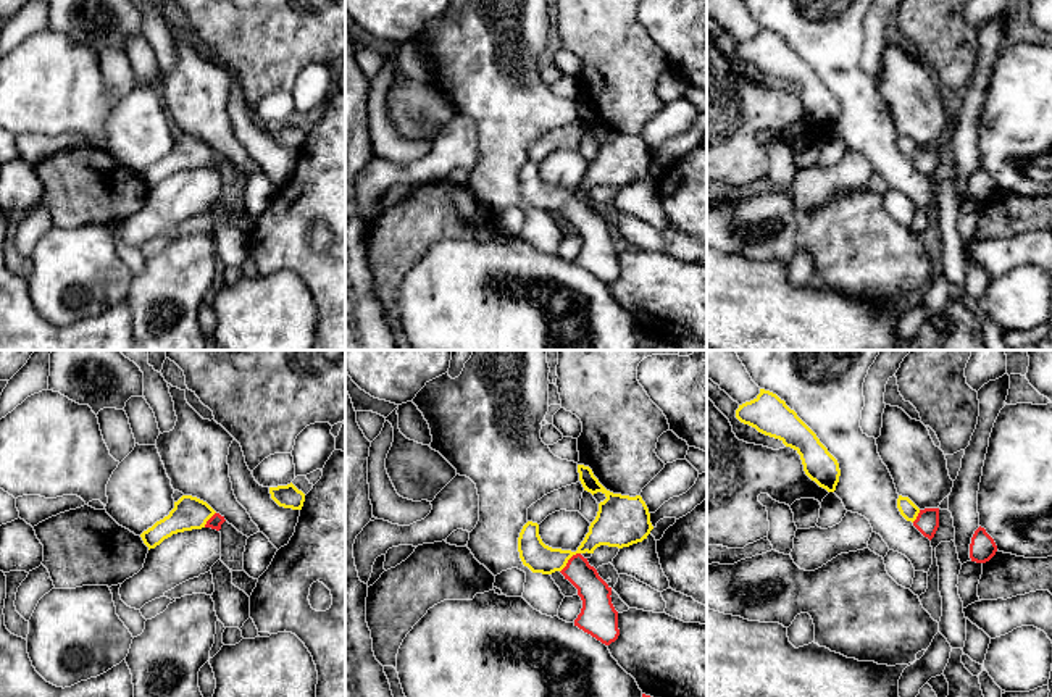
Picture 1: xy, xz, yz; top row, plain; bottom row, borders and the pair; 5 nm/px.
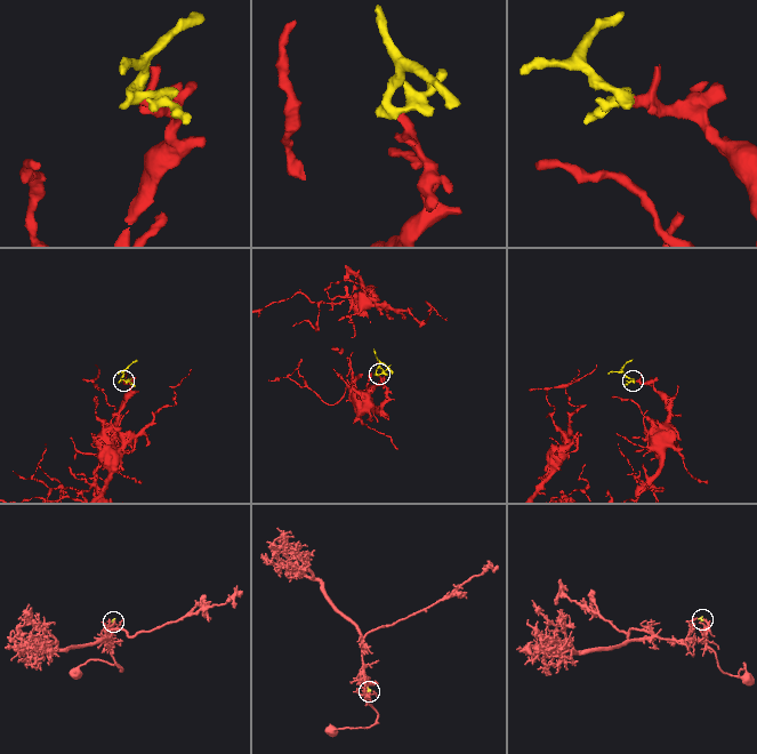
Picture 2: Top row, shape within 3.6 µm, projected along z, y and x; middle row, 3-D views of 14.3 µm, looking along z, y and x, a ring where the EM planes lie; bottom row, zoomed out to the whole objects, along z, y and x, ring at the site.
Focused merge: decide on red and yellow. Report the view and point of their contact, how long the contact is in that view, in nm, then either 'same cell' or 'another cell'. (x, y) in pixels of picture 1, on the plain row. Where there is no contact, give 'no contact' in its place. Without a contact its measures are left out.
contact xz (568, 199); length 140 nm; same cell

